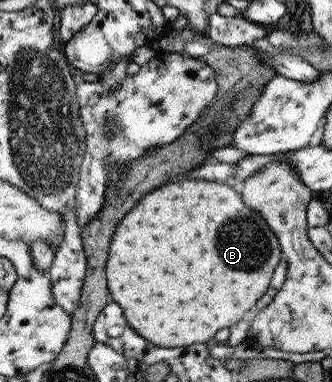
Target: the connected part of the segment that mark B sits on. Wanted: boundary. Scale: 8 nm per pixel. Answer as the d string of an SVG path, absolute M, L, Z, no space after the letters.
M184 178L178 180L178 183L164 185L152 193L148 193L118 225L114 239L110 243L110 257L108 257L108 269L106 269L107 288L113 301L116 301L124 309L124 317L128 324L134 328L136 333L142 335L144 339L162 346L162 347L182 347L194 343L211 343L214 335L224 329L239 324L244 317L244 313L253 310L256 302L266 293L272 275L278 263L282 261L283 253L272 228L268 222L262 218L262 215L255 213L250 207L247 207L242 193L234 190L231 183L216 182L215 180L200 180Z

